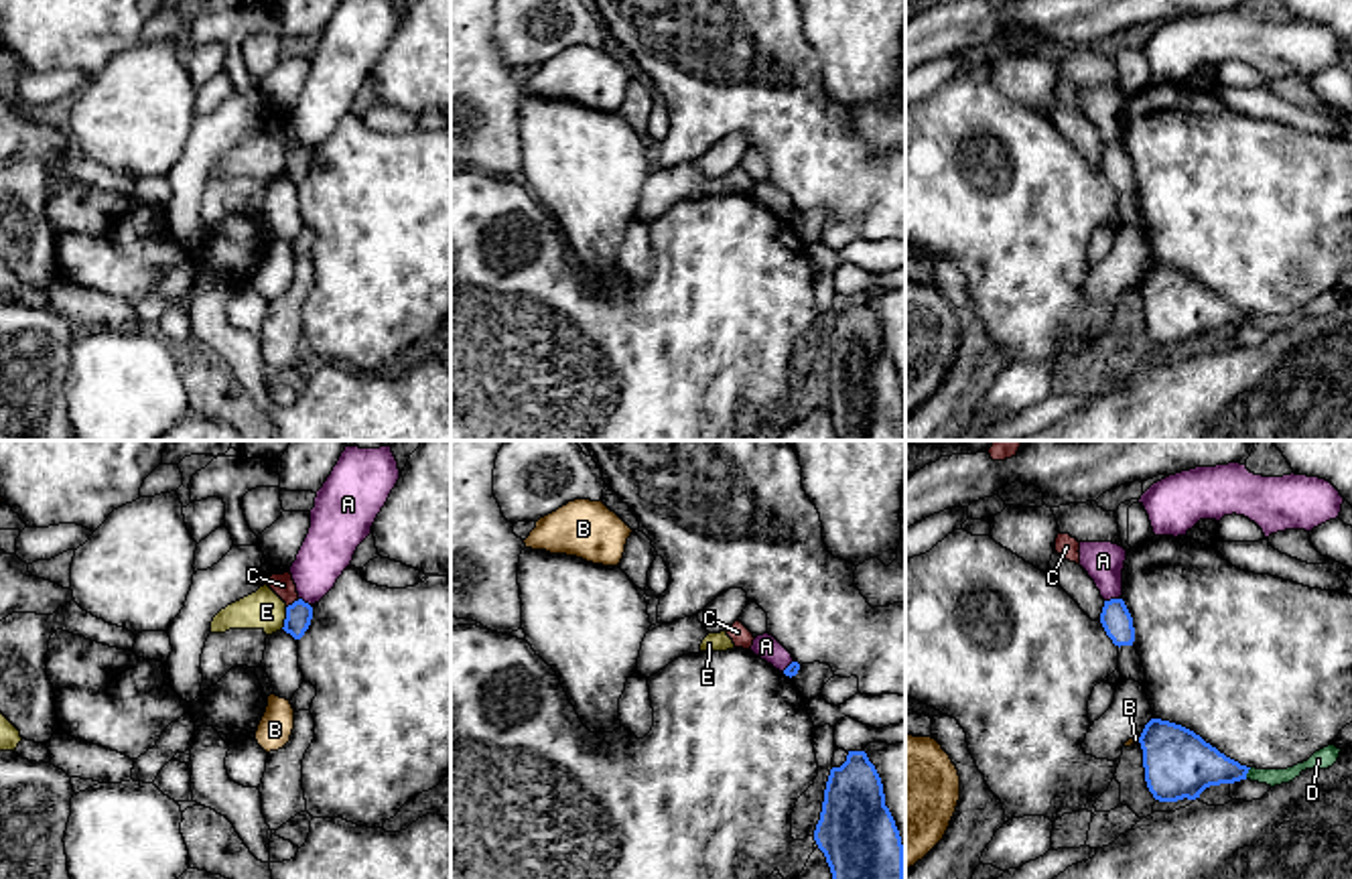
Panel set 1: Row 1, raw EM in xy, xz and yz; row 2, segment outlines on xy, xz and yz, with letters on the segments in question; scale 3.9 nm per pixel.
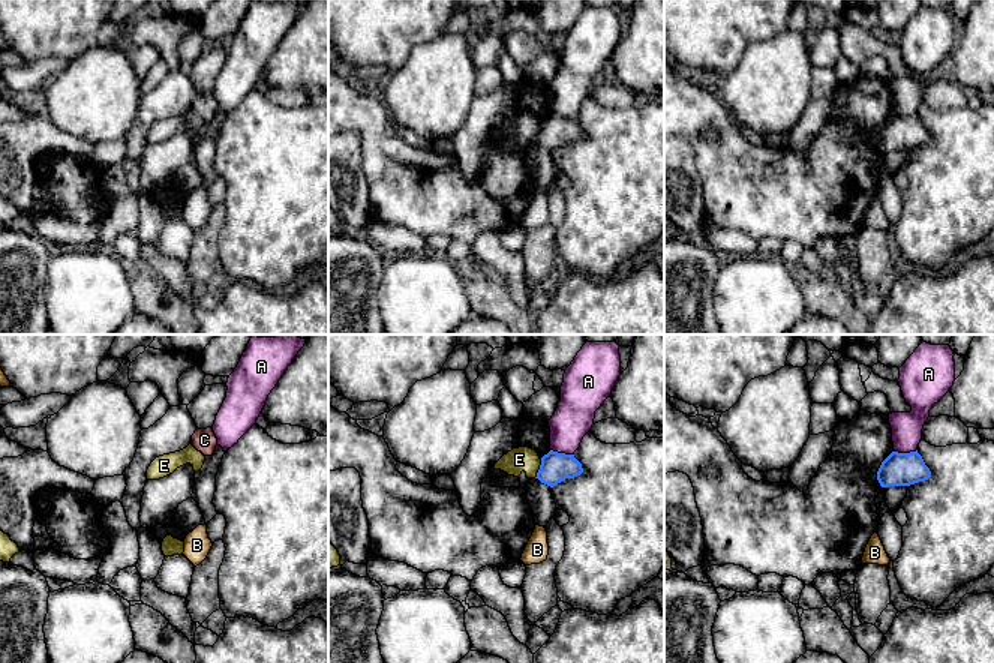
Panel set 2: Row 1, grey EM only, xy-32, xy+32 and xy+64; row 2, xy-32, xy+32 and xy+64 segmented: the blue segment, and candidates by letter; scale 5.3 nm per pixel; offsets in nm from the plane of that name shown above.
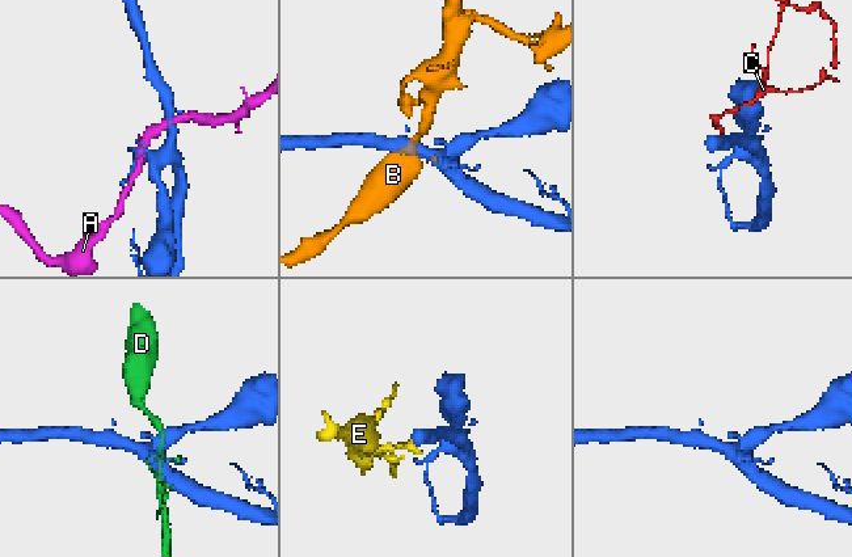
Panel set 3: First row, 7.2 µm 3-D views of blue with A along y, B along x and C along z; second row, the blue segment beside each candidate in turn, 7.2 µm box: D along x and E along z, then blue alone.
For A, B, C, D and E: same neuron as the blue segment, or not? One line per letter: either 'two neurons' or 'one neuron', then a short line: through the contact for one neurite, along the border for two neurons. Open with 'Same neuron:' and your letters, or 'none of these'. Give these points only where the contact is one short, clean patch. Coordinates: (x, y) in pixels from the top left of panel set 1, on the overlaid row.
Same neuron: none of these
A: two neurons; line yz (1119, 597), (1105, 601)
B: two neurons; line yz (1141, 735), (1137, 741)
C: two neurons; line xy (299, 599), (287, 607)
D: two neurons
E: two neurons; line xy (287, 607), (281, 628)

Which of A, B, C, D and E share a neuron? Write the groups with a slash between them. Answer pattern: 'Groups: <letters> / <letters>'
Groups: A / B / C / D / E

